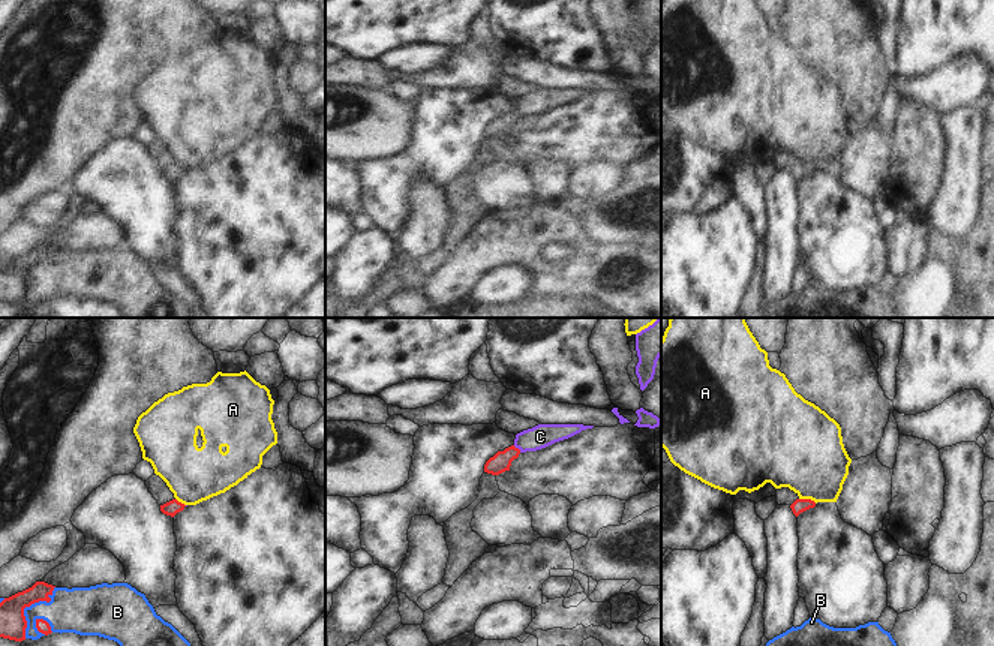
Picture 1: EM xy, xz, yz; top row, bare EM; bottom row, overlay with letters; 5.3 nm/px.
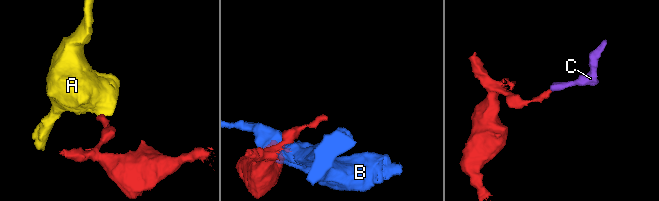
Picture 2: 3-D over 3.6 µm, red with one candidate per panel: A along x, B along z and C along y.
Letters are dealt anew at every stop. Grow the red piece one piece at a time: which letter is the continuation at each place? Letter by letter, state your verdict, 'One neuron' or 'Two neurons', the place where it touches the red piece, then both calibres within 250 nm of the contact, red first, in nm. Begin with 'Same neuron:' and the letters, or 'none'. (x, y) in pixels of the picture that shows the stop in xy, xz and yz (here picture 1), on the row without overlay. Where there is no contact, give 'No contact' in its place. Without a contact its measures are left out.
Same neuron: C
A: Two neurons. Touches red at yz (808, 164). Thickness 80 nm (red) against 420 nm
B: Two neurons. Touches red at xy (29, 270). Thickness 140 nm (red) against 240 nm
C: One neuron. Touches red at xz (517, 113). Thickness 110 nm (red) against 130 nm.

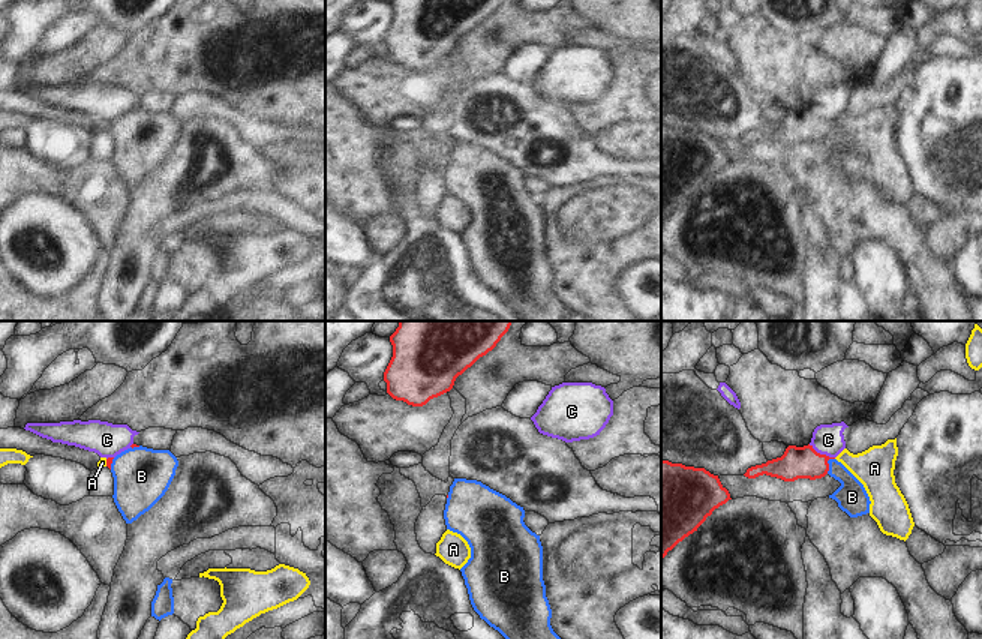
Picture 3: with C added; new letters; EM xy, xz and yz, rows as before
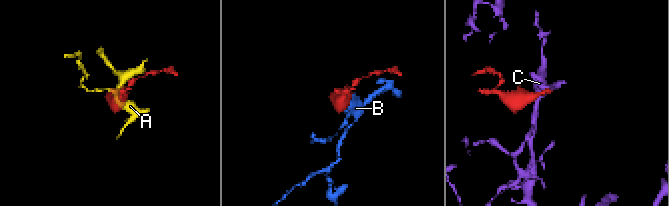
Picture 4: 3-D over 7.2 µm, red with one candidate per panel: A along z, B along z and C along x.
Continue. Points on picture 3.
Same neuron: B
A: Two neurons. Touches red at xy (107, 126). Thickness 30 nm (red) against 50 nm
B: One neuron. Touches red at yz (828, 128). Thickness 180 nm (red) against 160 nm
C: Two neurons. Touches red at yz (822, 119). Thickness 180 nm (red) against 160 nm.

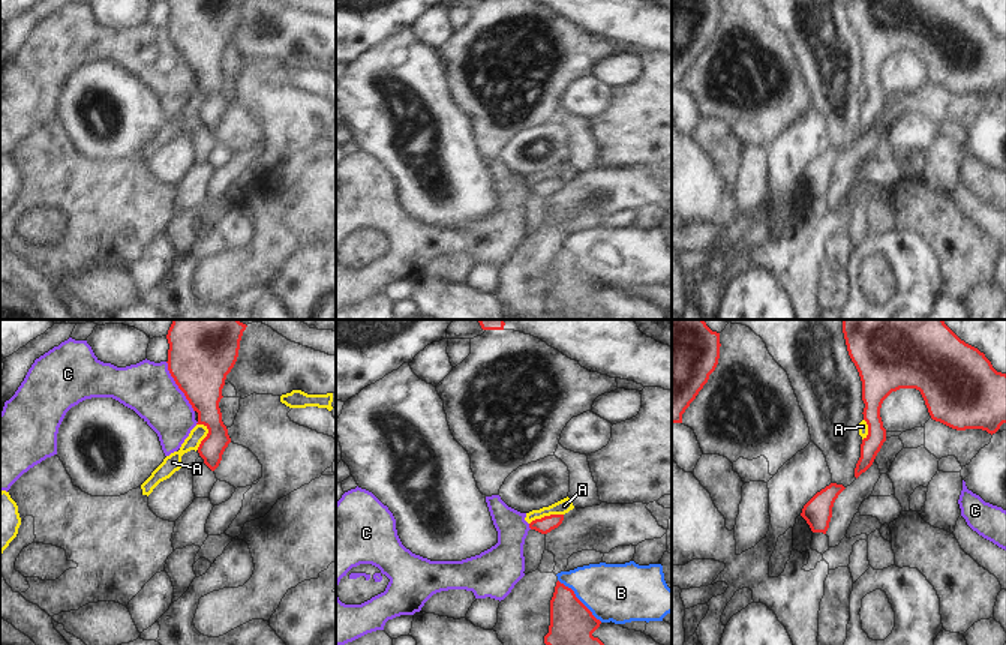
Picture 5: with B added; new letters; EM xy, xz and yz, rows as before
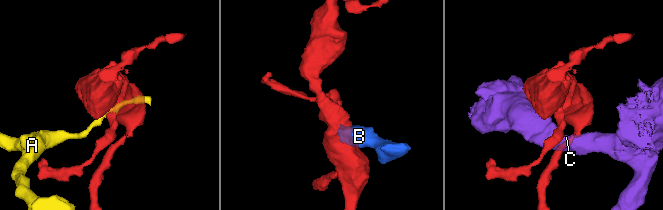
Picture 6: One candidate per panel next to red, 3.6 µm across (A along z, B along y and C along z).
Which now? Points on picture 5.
Same neuron: none
A: Two neurons. Touches red at xz (546, 180). Thickness 90 nm (red) against 80 nm
B: Two neurons. Touches red at xz (579, 264). Thickness 240 nm (red) against 320 nm
C: Two neurons. Touches red at xy (179, 51). Thickness 300 nm (red) against 280 nm.

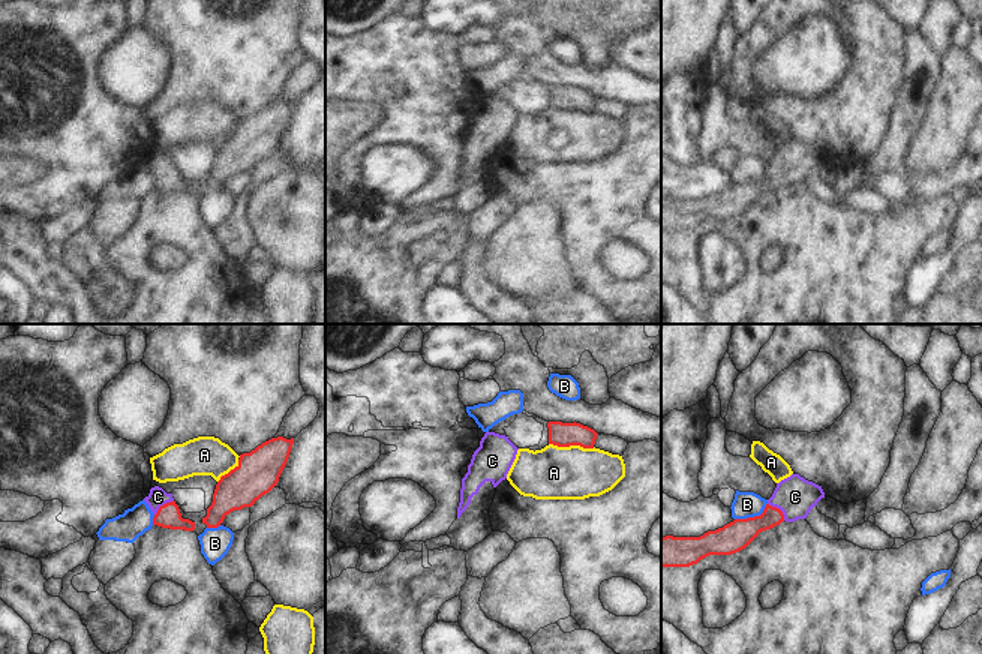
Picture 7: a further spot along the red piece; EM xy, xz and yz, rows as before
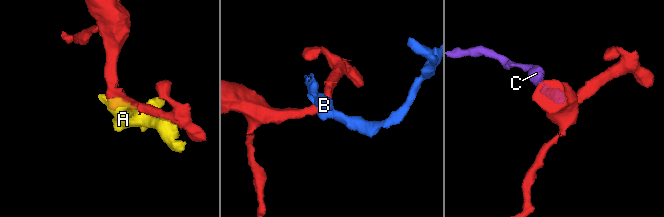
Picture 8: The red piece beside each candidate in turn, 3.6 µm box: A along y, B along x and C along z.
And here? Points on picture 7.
Same neuron: C
A: Two neurons. Touches red at xz (571, 108). Thickness 130 nm (red) against 280 nm
B: Two neurons. Touches red at yz (754, 180). Thickness 160 nm (red) against 140 nm
C: One neuron. Touches red at yz (778, 173). Thickness 150 nm (red) against 220 nm.

